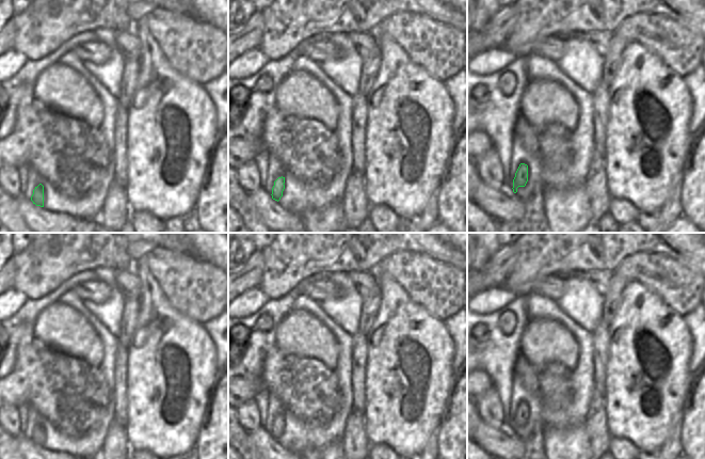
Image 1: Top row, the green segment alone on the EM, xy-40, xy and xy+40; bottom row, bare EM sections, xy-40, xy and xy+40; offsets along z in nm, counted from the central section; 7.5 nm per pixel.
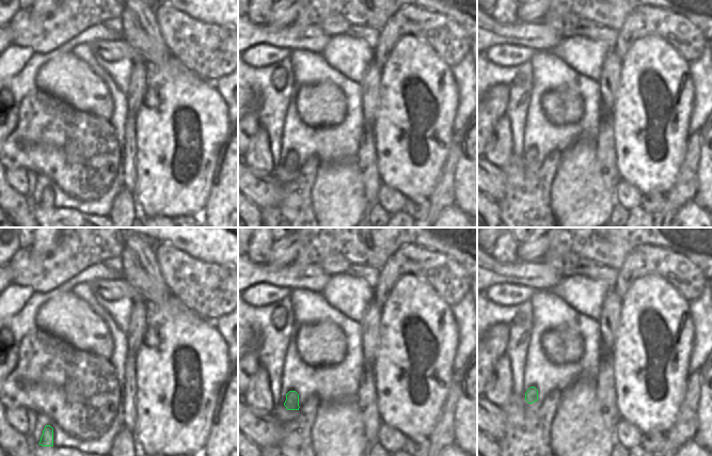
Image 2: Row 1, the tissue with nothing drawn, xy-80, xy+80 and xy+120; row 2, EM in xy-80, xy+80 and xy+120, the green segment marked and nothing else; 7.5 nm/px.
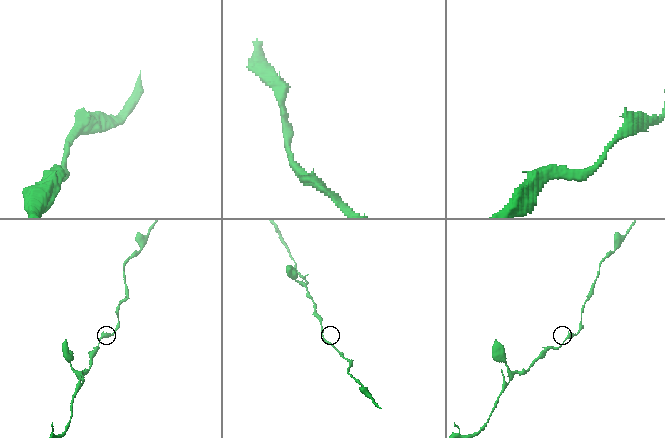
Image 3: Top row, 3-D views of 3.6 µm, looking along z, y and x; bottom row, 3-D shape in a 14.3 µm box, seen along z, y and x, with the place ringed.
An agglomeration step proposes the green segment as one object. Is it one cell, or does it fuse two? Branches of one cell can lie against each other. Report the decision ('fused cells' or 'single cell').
single cell

